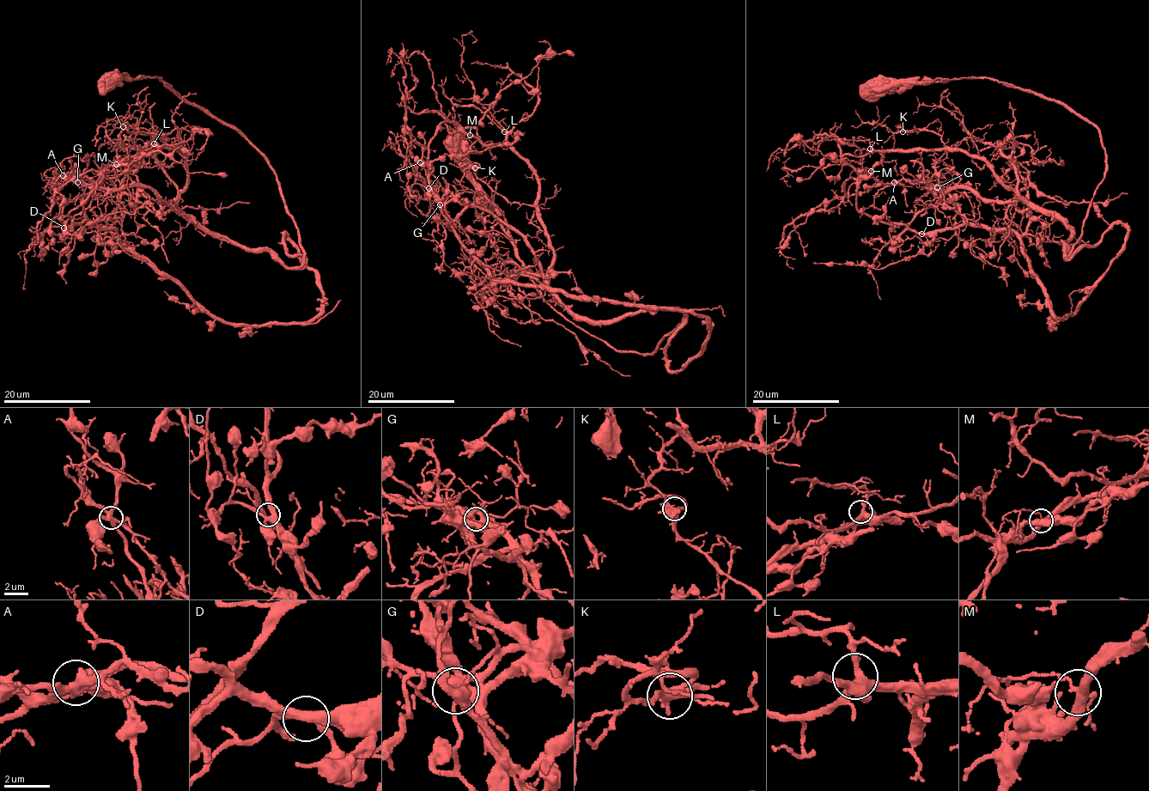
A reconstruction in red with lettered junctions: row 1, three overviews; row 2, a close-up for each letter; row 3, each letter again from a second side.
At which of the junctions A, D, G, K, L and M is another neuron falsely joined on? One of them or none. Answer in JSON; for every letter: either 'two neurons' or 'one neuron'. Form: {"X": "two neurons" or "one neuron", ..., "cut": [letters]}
{"A": "one neuron", "D": "one neuron", "G": "one neuron", "K": "one neuron", "L": "one neuron", "M": "one neuron", "cut": []}

